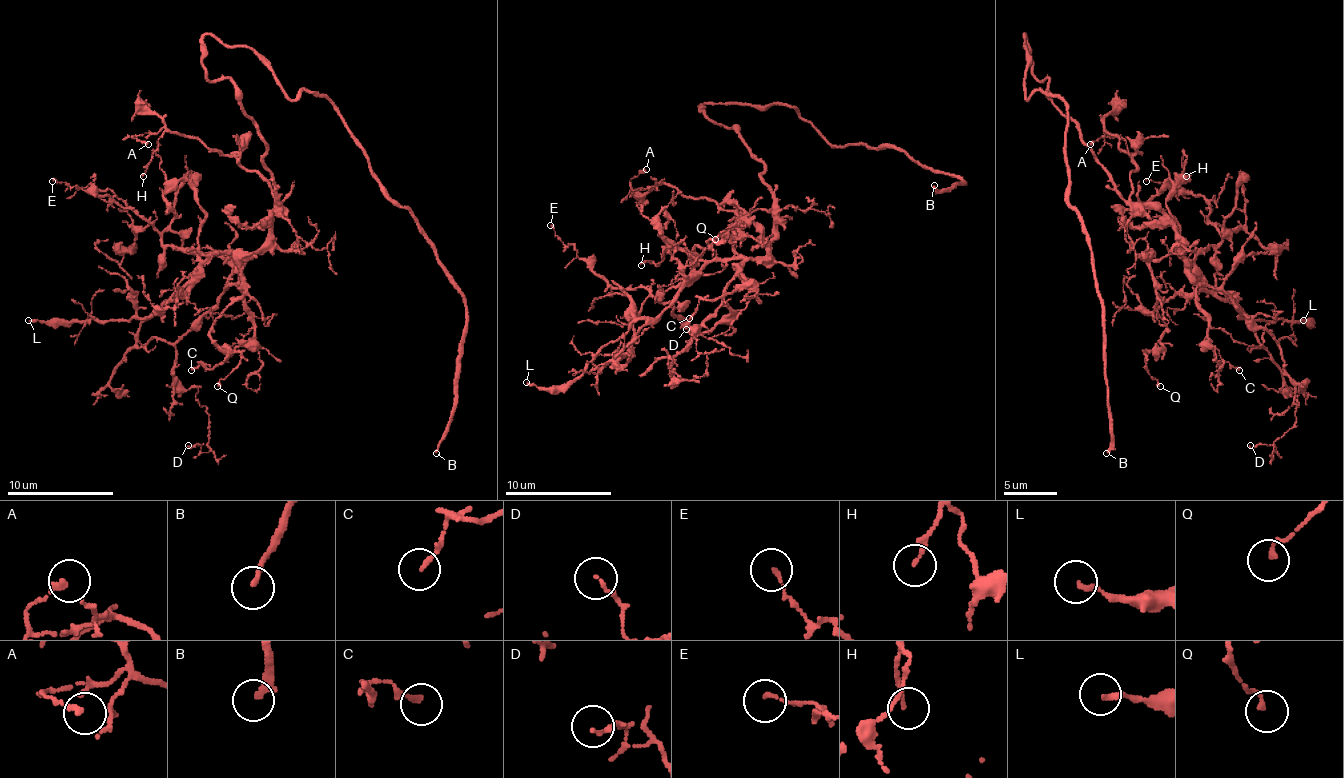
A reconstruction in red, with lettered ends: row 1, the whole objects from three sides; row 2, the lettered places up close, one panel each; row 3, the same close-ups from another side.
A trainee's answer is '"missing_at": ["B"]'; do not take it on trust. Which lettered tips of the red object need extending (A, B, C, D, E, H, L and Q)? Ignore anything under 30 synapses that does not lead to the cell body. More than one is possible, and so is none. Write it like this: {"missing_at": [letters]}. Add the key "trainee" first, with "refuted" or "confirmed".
{"trainee": "confirmed", "missing_at": ["B"]}

